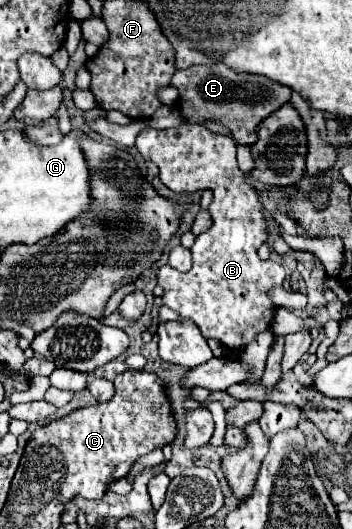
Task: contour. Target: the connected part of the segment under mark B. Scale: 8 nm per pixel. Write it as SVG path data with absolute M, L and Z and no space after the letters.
M183 123L173 129L141 131L135 147L139 149L139 153L143 155L145 161L153 161L159 167L159 179L171 191L181 193L185 189L211 189L215 195L213 203L209 205L213 225L207 231L203 231L201 235L197 235L195 243L191 247L191 253L193 253L191 271L181 273L177 269L171 269L169 265L159 267L157 283L165 291L161 297L163 305L173 309L179 315L179 319L193 321L205 339L217 339L225 349L235 351L235 353L243 351L259 333L269 329L273 315L275 315L275 303L271 301L269 289L283 285L285 269L283 269L283 265L277 265L273 261L261 261L257 257L257 249L267 241L265 219L261 213L263 205L259 203L255 187L243 179L243 171L237 167L235 141L229 137L211 133L203 125Z

